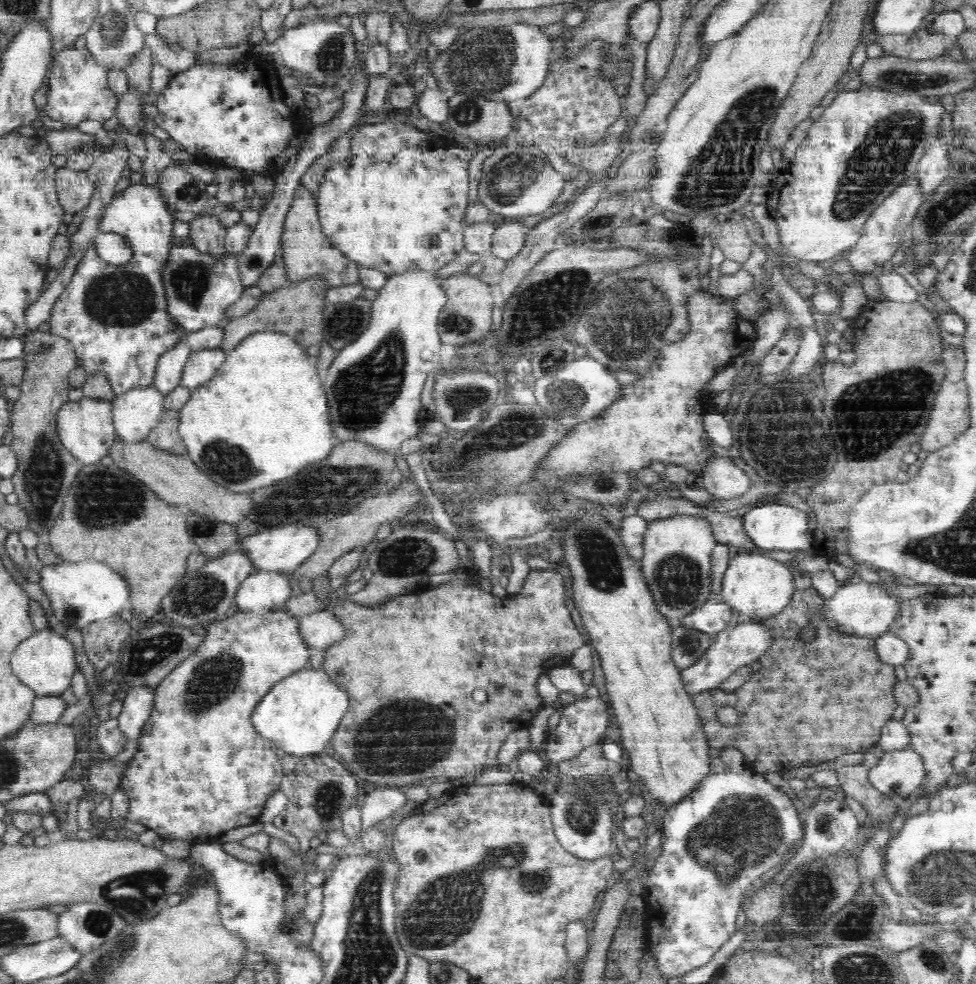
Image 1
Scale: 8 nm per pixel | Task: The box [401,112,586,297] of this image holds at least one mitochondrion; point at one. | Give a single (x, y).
(511, 176)

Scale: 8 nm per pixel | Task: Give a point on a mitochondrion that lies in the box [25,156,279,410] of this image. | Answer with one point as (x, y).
(127, 299)

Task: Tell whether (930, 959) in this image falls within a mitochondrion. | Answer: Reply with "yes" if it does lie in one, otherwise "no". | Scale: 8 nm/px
yes

